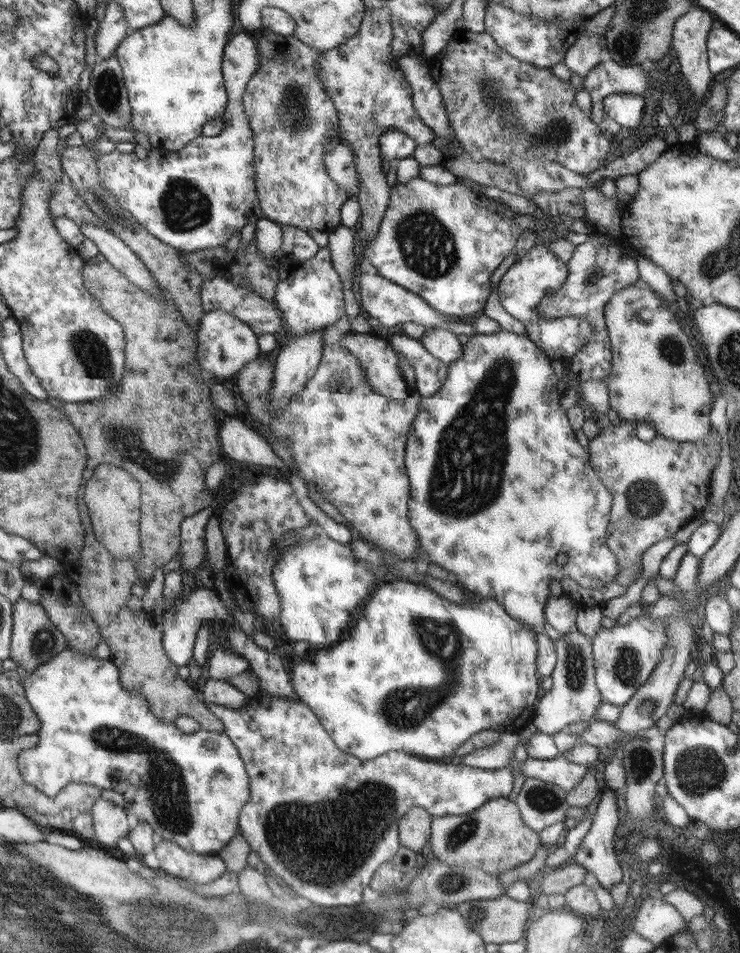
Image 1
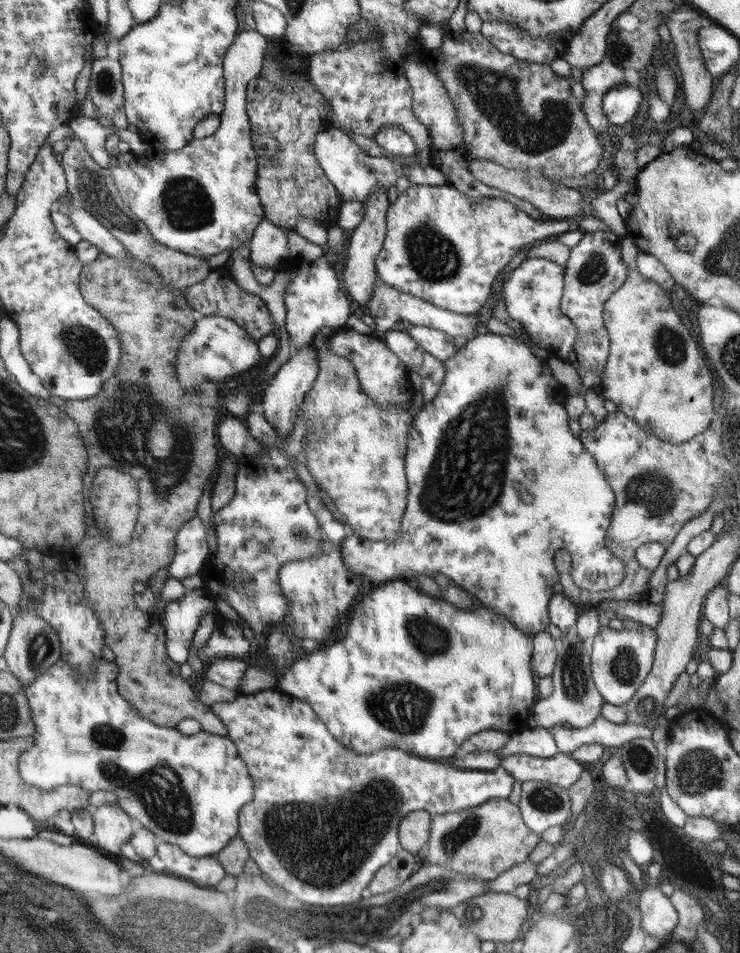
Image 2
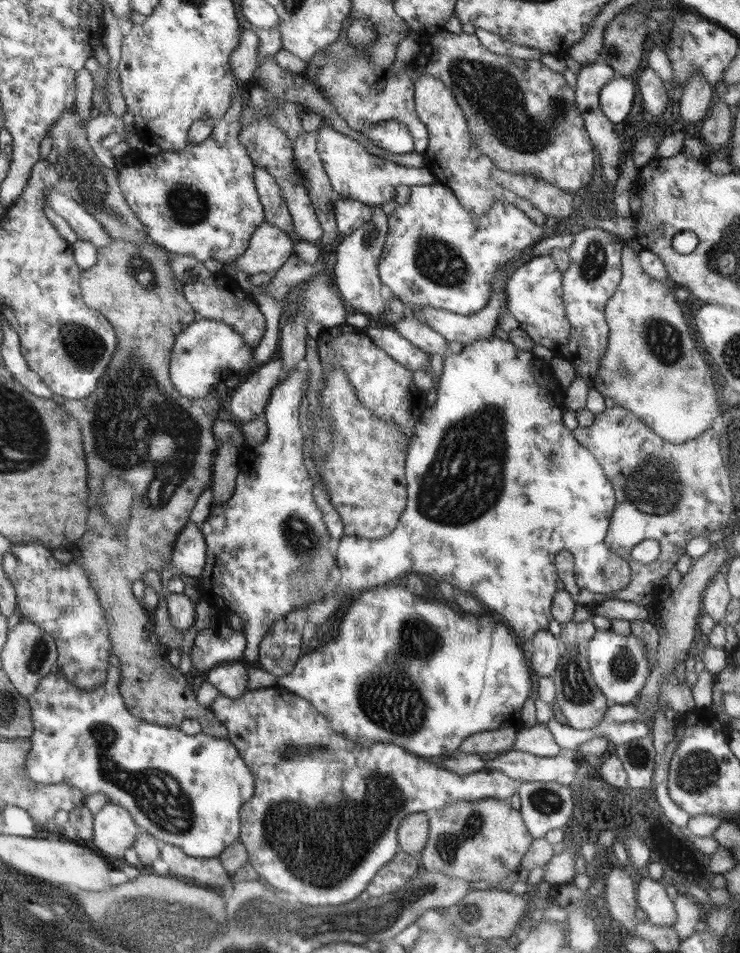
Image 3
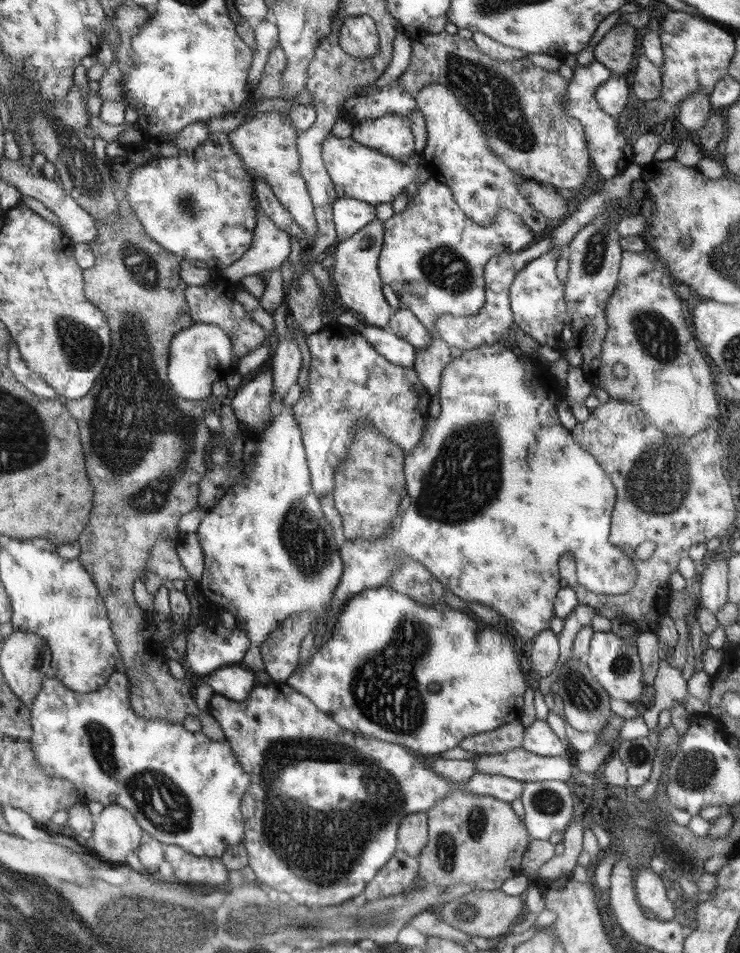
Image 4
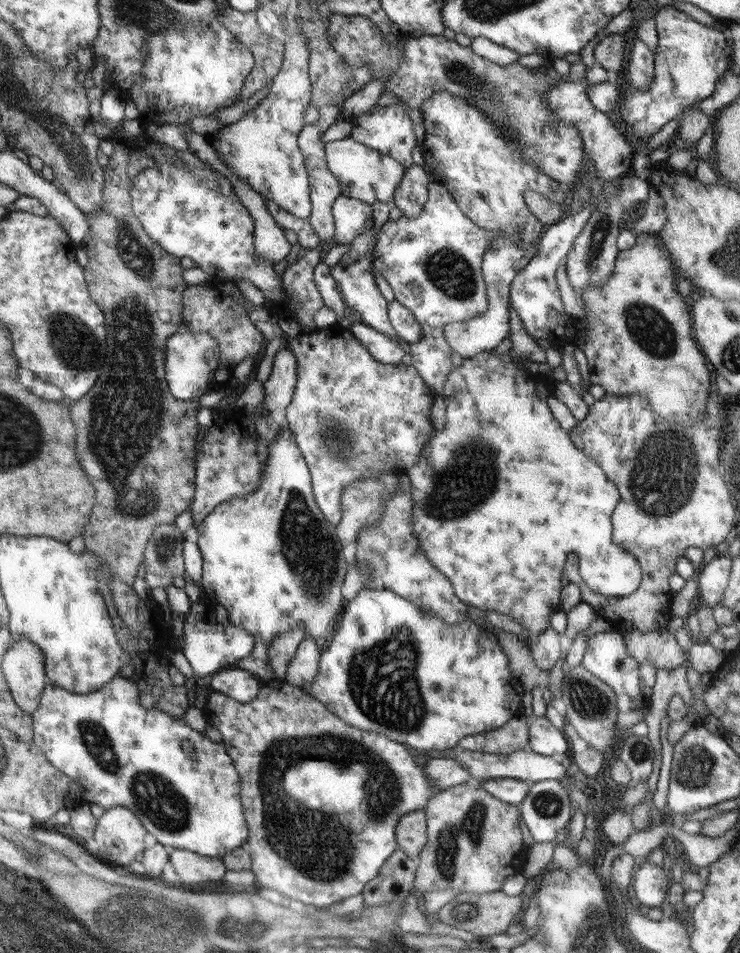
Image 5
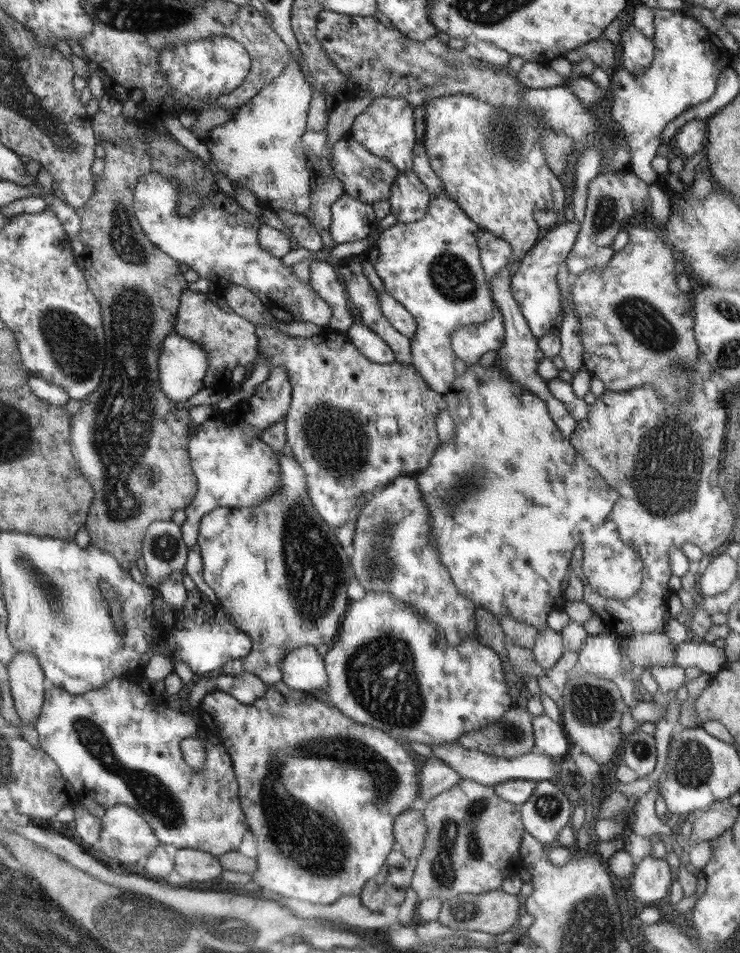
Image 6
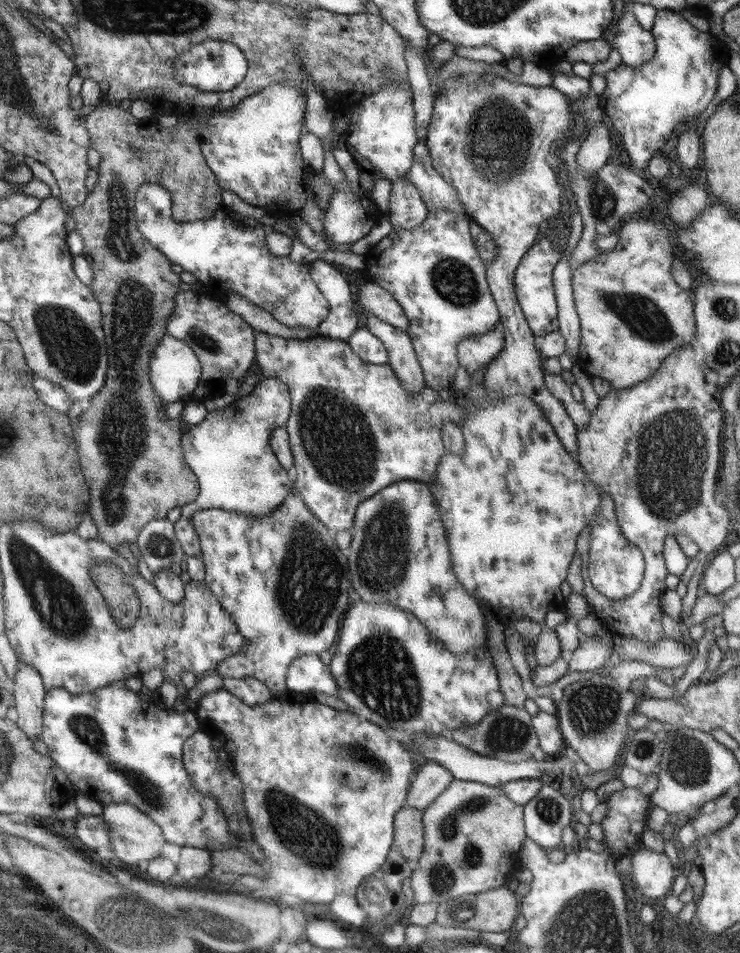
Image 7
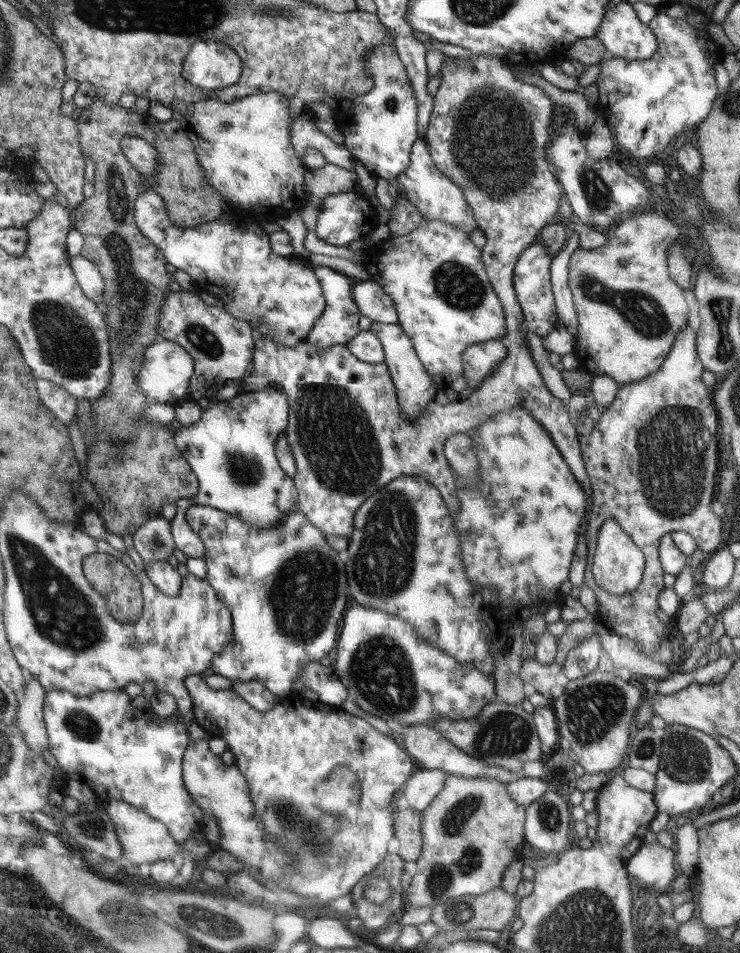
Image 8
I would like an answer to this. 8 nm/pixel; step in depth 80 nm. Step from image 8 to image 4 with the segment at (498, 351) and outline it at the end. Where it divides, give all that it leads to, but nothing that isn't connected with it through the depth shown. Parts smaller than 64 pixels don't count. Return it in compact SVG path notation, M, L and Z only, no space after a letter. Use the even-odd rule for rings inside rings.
M539 237L536 243L524 250L495 254L485 272L487 282L486 304L479 310L479 313L456 317L451 314L441 314L436 319L437 331L441 334L444 342L450 347L456 347L463 352L480 346L490 346L503 342L509 332L508 330L510 330L510 325L515 322L514 311L511 309L510 287L516 273L524 269L531 260L536 260L541 254L550 252L552 248L554 248L552 238Z

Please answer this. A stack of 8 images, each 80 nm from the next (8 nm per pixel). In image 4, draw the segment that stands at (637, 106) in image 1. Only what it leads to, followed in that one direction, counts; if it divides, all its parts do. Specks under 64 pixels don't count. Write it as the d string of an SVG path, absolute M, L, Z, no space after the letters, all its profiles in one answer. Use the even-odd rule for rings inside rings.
M625 76L619 79L610 77L595 90L595 99L602 111L617 119L628 102L628 94L630 90Z

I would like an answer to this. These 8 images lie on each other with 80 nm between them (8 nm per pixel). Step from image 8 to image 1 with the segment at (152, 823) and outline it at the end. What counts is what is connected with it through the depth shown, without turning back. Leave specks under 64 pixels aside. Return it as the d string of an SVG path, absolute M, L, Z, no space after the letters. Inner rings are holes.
M98 798L92 805L94 842L100 842L104 848L116 848L121 838L131 831L126 809L109 800Z

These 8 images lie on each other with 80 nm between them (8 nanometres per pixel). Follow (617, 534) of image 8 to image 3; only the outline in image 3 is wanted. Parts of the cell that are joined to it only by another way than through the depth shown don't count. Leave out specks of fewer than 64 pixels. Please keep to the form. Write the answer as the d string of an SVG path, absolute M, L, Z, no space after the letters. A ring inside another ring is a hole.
M499 334L490 339L476 341L463 348L459 354L450 352L443 359L443 370L439 376L437 386L437 397L434 404L426 407L417 422L415 434L409 442L406 458L407 477L407 506L402 516L399 518L398 526L386 537L375 541L357 536L344 535L338 540L336 547L337 562L340 569L339 588L333 597L326 597L324 600L310 604L308 608L288 613L286 617L280 617L274 621L271 630L263 638L259 646L260 668L267 670L277 679L281 676L289 675L298 662L302 654L302 642L306 624L322 624L325 620L341 606L341 602L346 599L358 598L358 595L367 589L374 589L380 585L395 583L407 572L420 573L431 578L435 583L449 582L457 591L463 591L482 602L491 614L500 616L516 631L516 634L524 639L534 637L539 630L547 630L550 620L552 620L552 598L556 592L556 565L554 558L560 550L568 550L574 557L574 578L581 589L589 590L596 594L608 594L624 590L631 581L632 571L628 562L619 554L616 554L605 542L611 514L616 506L615 489L608 481L598 459L590 454L590 451L580 443L574 432L563 423L564 408L564 387L555 379L553 372L550 372L549 362L537 357L532 352L519 350L514 346L504 334Z

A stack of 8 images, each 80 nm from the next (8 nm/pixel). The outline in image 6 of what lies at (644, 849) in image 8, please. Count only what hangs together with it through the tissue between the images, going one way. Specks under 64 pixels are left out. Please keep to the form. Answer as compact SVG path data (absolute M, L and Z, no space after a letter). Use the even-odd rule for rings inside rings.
M650 854L639 860L632 873L632 892L648 904L662 900L668 894L672 881L672 869L666 858L658 859Z

